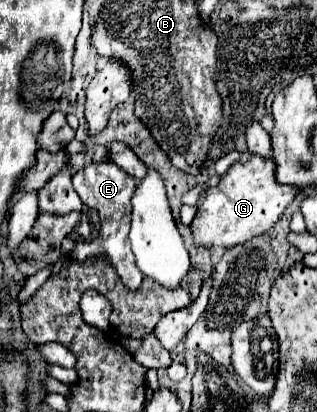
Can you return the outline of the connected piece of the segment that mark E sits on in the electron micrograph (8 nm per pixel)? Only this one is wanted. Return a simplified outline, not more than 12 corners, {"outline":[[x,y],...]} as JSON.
{"outline":[[112,162],[72,178],[84,206],[100,214],[100,236],[75,241],[80,263],[106,254],[130,290],[144,274],[128,240],[136,180]]}

